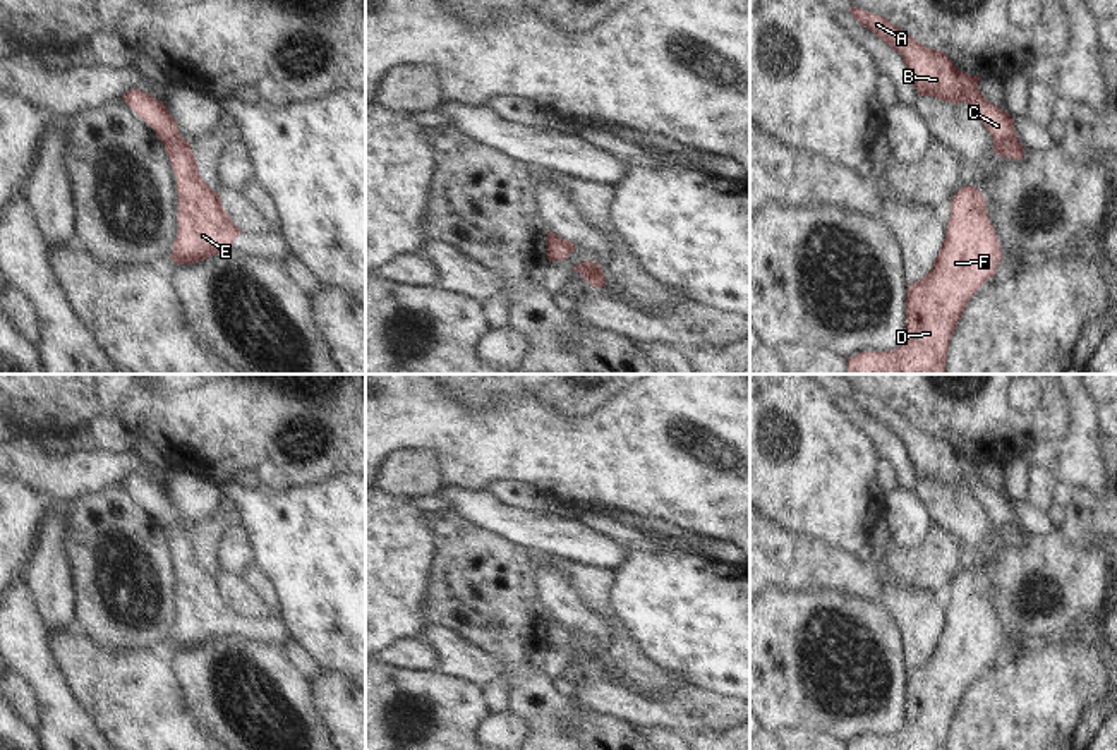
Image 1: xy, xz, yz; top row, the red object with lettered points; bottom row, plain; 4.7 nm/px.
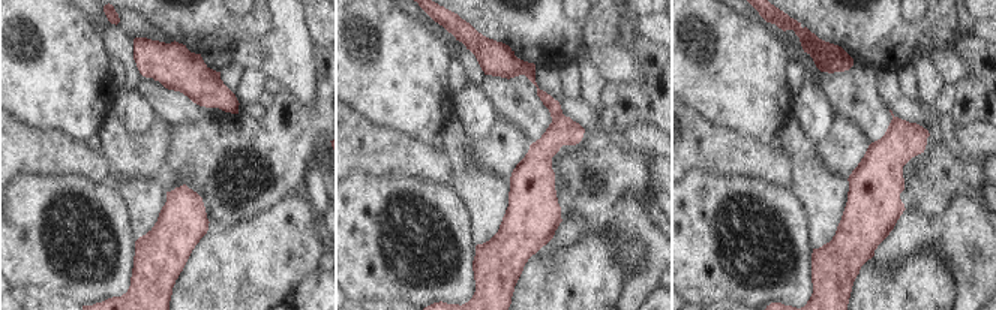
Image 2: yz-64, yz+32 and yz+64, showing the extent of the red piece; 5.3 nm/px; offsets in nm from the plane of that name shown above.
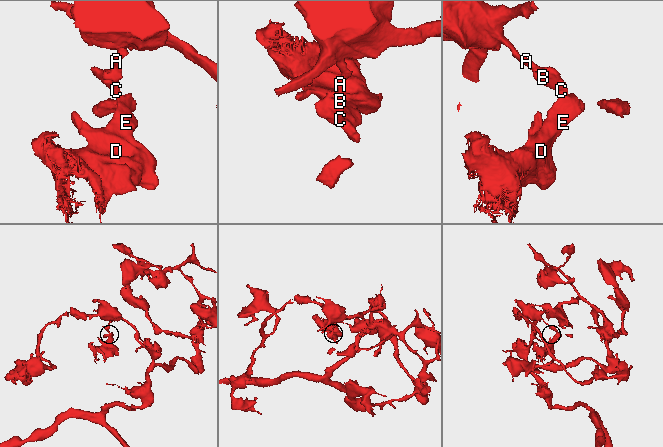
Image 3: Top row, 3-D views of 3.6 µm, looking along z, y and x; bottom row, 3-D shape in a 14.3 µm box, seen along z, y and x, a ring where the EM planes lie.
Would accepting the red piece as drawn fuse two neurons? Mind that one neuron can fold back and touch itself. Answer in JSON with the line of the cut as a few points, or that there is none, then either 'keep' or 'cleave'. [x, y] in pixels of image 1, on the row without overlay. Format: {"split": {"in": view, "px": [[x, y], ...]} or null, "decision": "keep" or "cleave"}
{"split": {"in": "yz", "px": [[1016, 524], [994, 531]]}, "decision": "cleave"}

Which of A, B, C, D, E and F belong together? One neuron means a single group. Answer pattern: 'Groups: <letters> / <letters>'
Groups: A B C / D E F.

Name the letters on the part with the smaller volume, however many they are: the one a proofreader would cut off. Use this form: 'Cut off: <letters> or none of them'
Cut off: D, E, F.

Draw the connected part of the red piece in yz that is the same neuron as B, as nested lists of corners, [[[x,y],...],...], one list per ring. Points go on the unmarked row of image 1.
[[[853,390],[849,396],[861,410],[868,412],[903,441],[920,481],[933,481],[947,487],[968,489],[992,520],[993,530],[1017,525],[1014,503],[980,477],[978,467],[981,460],[969,460],[959,455],[944,436],[923,431],[918,424],[882,400]]]

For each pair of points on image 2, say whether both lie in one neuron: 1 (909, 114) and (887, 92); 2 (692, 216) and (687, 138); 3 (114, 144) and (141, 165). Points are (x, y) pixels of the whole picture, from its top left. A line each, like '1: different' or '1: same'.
1: same
2: different
3: same

